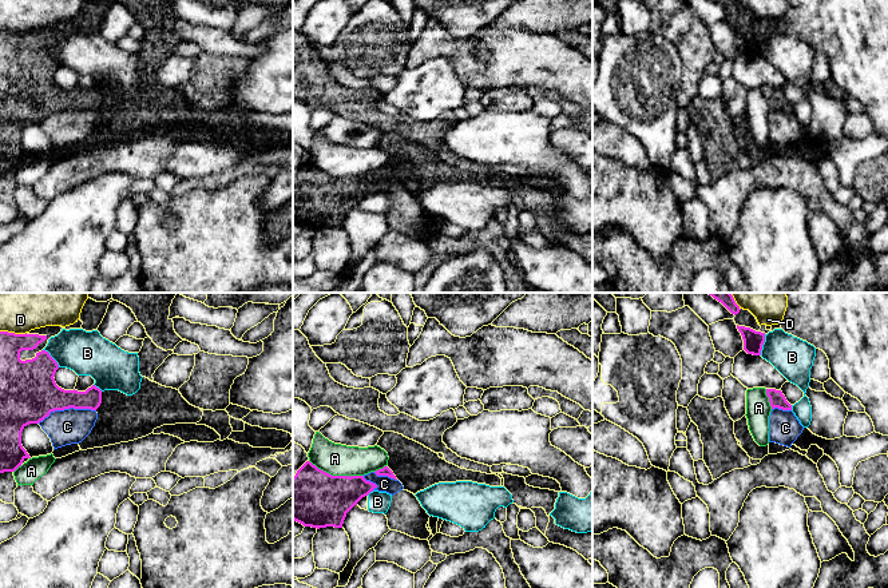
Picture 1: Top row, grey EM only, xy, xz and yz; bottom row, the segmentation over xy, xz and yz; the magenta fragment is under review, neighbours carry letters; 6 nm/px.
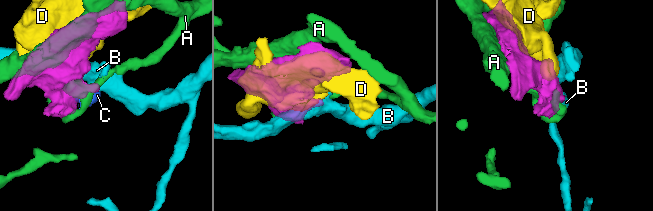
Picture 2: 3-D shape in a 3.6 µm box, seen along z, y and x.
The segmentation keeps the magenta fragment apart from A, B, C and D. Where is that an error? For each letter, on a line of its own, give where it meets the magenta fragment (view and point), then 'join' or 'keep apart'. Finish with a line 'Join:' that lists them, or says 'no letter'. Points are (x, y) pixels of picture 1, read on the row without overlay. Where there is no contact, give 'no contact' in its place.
A: xz (336, 177) | keep apart
B: yz (762, 44) | keep apart
C: xy (66, 108) | keep apart
D: xy (14, 34) | keep apart
Join: no letter

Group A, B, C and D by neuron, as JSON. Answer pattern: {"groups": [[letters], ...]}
{"groups": [["A"], ["B"], ["C"], ["D"]]}

